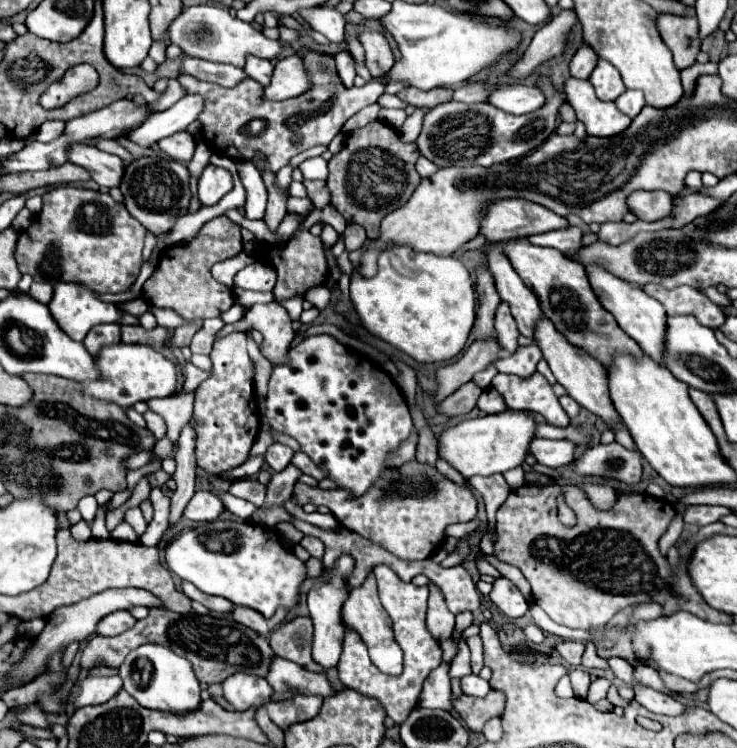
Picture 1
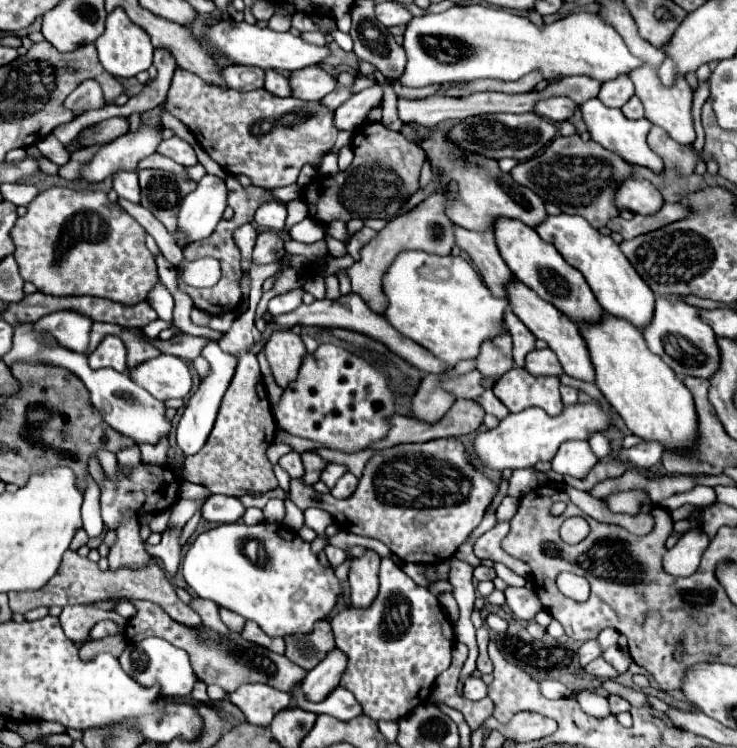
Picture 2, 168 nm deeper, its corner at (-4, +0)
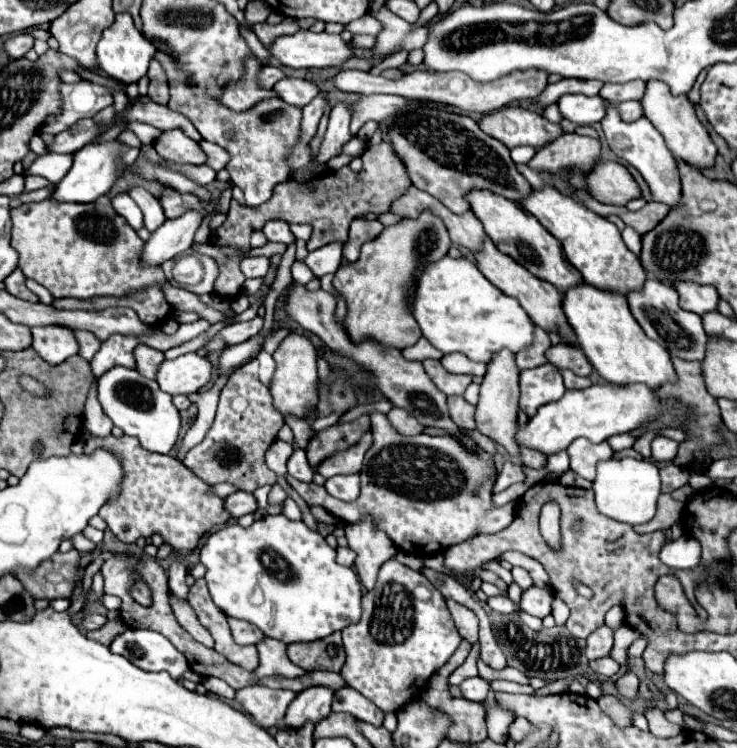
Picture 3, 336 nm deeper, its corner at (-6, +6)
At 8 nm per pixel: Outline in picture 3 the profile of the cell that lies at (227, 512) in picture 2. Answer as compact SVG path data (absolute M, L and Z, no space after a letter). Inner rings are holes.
M237 491L233 495L229 495L225 499L225 505L227 505L227 511L239 519L241 515L247 515L247 513L255 513L257 511L257 499L253 497L253 493L245 493L245 491Z

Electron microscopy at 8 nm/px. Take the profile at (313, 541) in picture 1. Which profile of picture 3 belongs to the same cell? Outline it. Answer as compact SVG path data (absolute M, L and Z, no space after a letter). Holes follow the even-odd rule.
M337 547L337 561L345 567L353 567L355 563L355 553L349 547Z

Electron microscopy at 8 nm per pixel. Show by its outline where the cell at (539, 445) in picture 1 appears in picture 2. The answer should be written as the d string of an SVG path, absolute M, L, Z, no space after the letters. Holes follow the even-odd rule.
M569 441L561 443L557 455L551 459L551 469L561 475L585 477L587 471L597 463L587 441Z

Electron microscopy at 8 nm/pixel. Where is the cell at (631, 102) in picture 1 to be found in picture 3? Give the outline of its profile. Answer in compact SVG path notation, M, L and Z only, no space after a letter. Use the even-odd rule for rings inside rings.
M625 101L625 103L619 103L619 115L623 121L637 121L641 115L643 115L643 109L641 109L641 103L639 101Z

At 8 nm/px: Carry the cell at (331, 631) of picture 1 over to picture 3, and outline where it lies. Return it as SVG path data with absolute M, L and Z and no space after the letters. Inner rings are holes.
M323 687L305 689L289 705L281 721L281 727L301 729L305 723L313 723L313 725L319 723L331 713L331 701L333 701L331 689L323 689Z

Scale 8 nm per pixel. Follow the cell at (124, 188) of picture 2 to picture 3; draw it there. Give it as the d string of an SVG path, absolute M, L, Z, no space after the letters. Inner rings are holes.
M135 187L129 191L129 197L139 205L139 209L143 211L143 223L145 223L145 229L147 231L155 231L159 229L167 217L163 217L163 209L161 209L161 203L151 195L147 193L145 189L141 187Z

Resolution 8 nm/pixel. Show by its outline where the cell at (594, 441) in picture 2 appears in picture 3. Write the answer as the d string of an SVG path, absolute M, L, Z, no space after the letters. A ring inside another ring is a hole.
M615 435L611 439L607 439L609 445L615 449L615 451L621 451L621 449L627 449L627 447L633 447L635 445L635 437L633 435Z

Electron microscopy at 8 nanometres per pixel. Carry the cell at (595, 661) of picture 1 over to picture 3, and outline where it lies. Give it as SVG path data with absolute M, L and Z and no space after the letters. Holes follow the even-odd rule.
M611 657L595 659L595 661L591 661L591 663L589 663L589 667L591 667L595 673L603 675L603 677L615 677L615 675L621 671L619 663L617 663L617 661L613 661Z

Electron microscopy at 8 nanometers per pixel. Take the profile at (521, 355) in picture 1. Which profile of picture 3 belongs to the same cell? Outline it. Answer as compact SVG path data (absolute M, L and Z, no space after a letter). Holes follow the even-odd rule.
M567 343L553 345L547 351L547 359L557 369L571 369L577 375L589 375L593 371L593 365L587 361L587 357L577 345L567 345Z

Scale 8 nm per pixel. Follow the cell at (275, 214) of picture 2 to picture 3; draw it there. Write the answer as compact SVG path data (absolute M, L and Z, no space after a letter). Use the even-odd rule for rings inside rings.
M269 221L265 227L263 227L263 233L267 237L267 241L273 241L273 243L283 243L283 245L291 245L295 241L293 233L289 231L289 225L285 221Z

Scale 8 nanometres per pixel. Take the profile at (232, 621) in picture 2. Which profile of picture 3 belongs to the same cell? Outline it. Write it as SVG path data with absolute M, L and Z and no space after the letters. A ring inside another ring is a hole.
M229 617L229 627L231 627L235 643L239 643L239 645L257 645L259 641L263 641L263 633L247 621L239 621L239 619Z

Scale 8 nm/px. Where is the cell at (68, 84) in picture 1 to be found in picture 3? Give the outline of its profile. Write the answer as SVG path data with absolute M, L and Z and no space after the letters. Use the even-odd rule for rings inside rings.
M79 81L73 85L61 83L59 85L59 93L63 99L61 111L57 115L49 115L39 133L61 133L65 129L69 129L75 121L83 119L83 117L93 117L97 111L109 107L113 103L113 95L107 87L89 83L89 81Z

